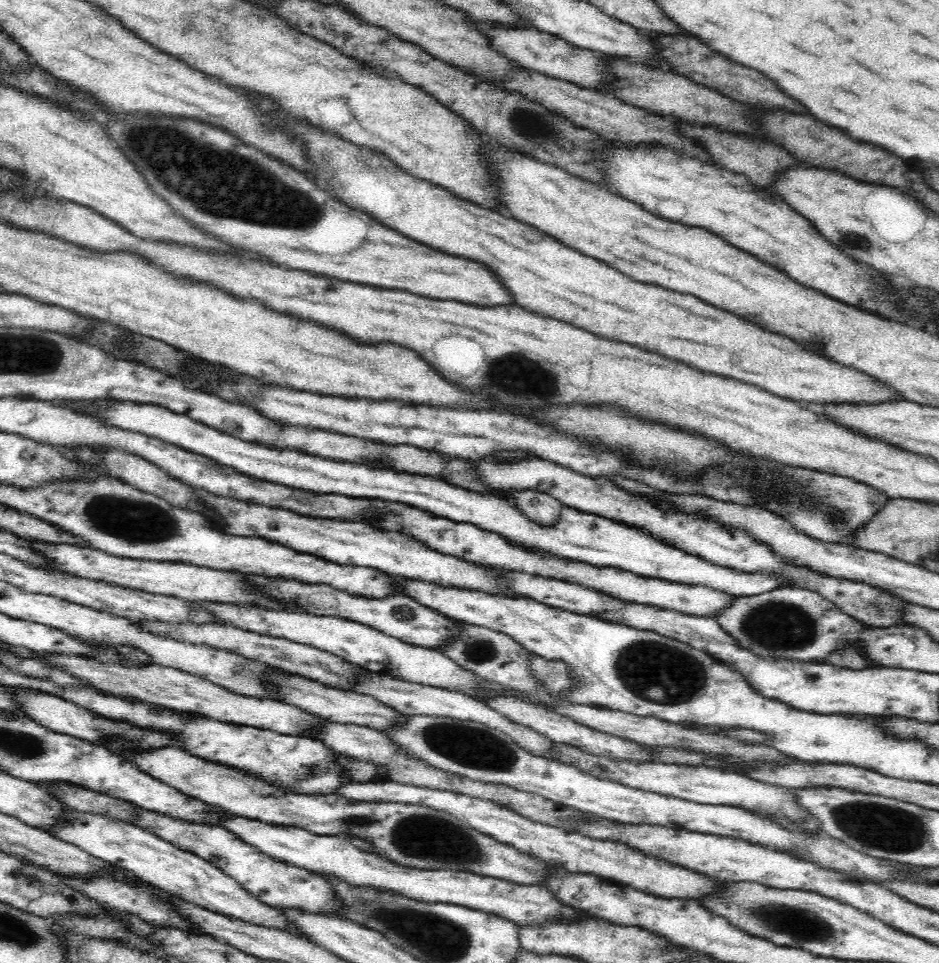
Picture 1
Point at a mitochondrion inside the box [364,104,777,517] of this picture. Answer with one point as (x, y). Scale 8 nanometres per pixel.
(514, 376)

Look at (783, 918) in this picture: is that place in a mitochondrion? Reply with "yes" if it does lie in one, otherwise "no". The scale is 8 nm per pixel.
yes

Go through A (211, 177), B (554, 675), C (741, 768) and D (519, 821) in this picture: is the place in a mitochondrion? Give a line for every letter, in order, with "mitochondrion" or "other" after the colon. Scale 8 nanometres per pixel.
A: mitochondrion
B: mitochondrion
C: other
D: other

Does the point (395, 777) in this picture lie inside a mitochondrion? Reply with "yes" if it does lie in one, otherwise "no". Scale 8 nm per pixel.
no

